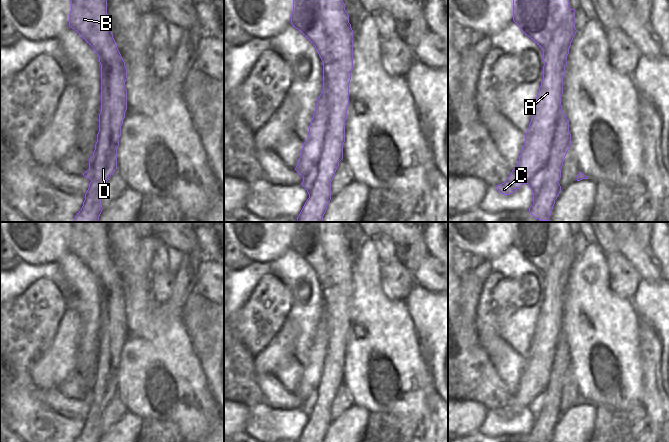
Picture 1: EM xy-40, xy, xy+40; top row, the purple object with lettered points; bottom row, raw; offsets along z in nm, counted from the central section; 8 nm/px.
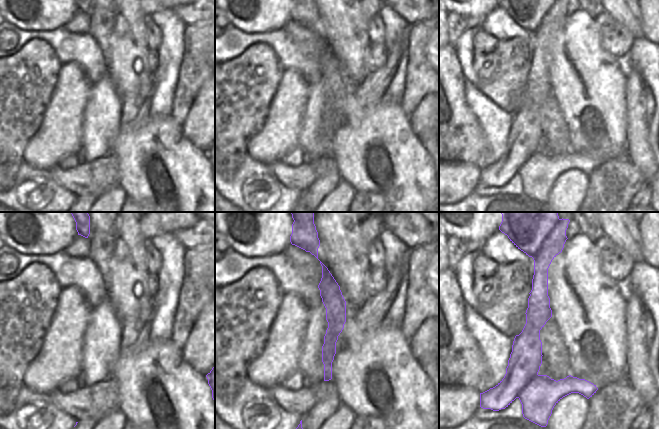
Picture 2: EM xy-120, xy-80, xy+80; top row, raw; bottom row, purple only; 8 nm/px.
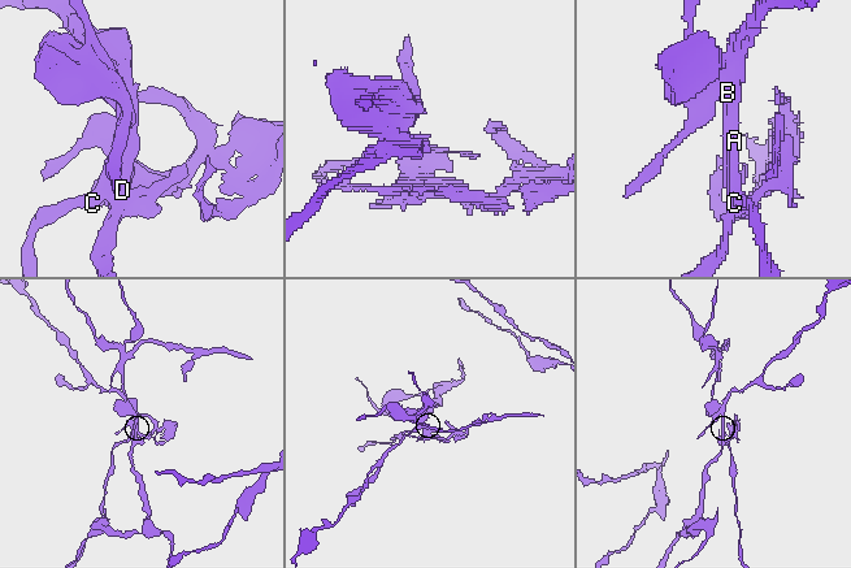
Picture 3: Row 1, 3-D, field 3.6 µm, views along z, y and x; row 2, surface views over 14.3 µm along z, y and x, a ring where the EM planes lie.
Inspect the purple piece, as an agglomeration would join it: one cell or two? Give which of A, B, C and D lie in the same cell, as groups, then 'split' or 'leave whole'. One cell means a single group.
A C / B D | split

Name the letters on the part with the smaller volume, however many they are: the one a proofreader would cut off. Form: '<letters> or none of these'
A, C

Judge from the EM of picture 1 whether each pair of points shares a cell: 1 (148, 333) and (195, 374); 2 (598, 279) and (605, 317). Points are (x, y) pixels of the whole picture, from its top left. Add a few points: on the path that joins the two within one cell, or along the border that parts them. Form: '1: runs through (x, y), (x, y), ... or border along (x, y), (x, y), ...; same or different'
1: runs through (160, 345), (183, 368); same
2: runs through (598, 288), (598, 308); same

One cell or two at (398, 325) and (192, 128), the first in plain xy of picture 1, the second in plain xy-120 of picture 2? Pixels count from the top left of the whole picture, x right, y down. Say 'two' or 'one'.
two

